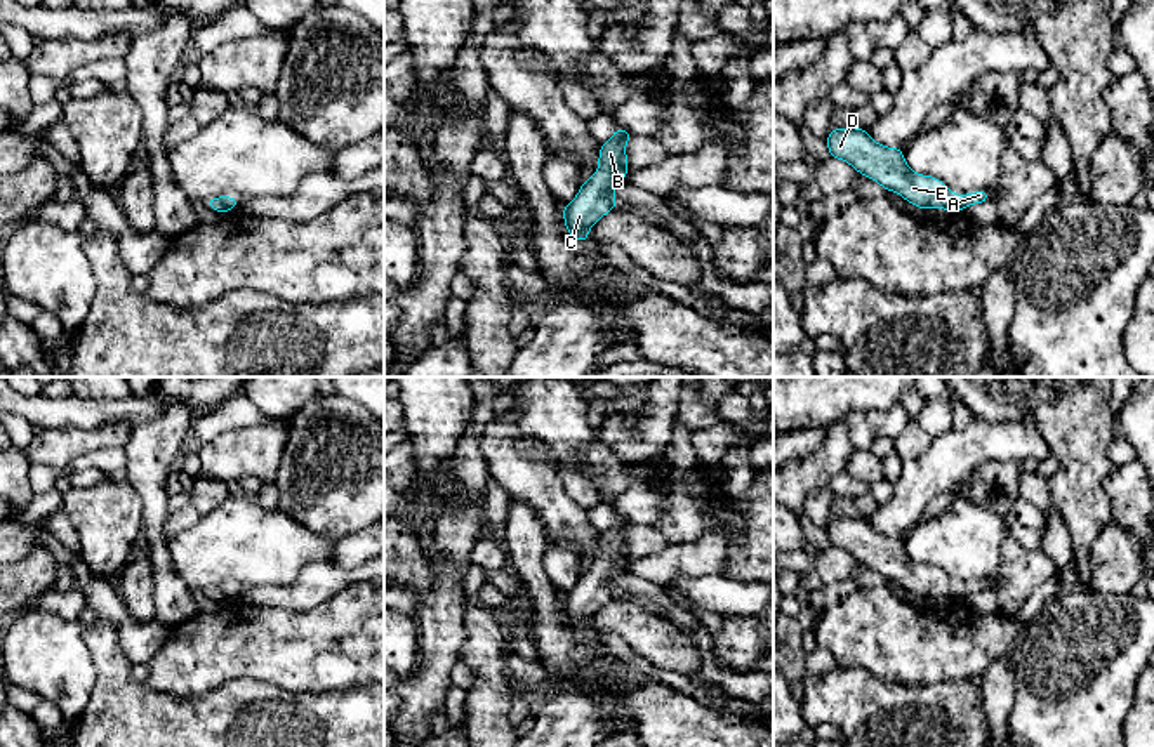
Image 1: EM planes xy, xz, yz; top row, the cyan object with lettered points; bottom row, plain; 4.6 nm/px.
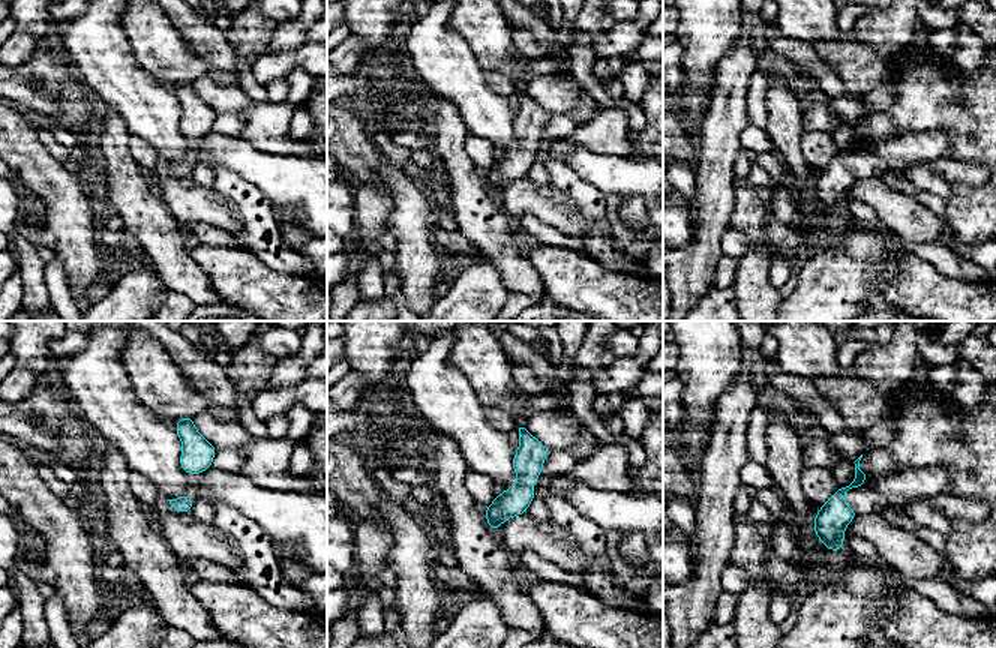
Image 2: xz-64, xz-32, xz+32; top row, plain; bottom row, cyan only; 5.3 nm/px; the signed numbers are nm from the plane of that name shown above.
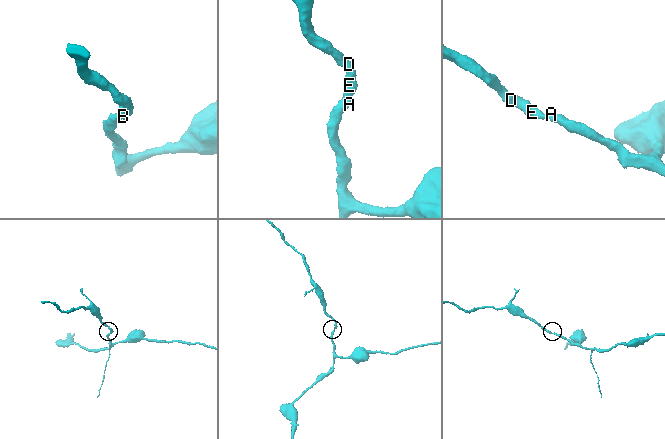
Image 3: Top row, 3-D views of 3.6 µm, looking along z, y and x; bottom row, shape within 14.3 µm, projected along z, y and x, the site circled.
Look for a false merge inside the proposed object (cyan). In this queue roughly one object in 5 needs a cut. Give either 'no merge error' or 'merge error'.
no merge error

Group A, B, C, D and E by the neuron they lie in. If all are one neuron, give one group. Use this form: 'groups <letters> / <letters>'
groups A B C D E

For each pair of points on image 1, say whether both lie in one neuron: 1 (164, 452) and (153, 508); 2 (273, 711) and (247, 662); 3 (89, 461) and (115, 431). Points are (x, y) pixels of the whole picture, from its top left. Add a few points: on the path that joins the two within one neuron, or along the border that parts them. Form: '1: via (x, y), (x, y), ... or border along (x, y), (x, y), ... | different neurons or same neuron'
1: via (153, 466), (153, 494) | same neuron
2: border along (218, 685), (228, 680), (256, 678), (296, 694) | different neurons
3: border along (122, 445), (80, 454), (63, 469) | different neurons

